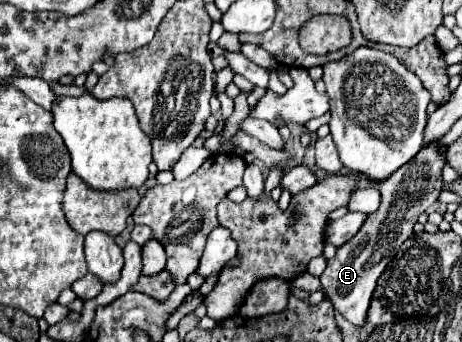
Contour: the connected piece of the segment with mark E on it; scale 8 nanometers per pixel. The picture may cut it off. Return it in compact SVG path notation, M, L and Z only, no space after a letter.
M439 140L423 146L419 154L407 162L407 166L401 166L395 174L391 174L391 178L387 178L387 182L379 184L381 206L377 212L367 216L359 232L349 242L339 246L337 254L327 260L327 268L321 274L321 286L331 298L335 310L341 312L349 322L355 322L355 326L363 324L363 316L367 316L367 306L379 276L393 260L399 246L411 238L417 218L437 202L443 190L441 172L445 162L445 148L439 146Z

